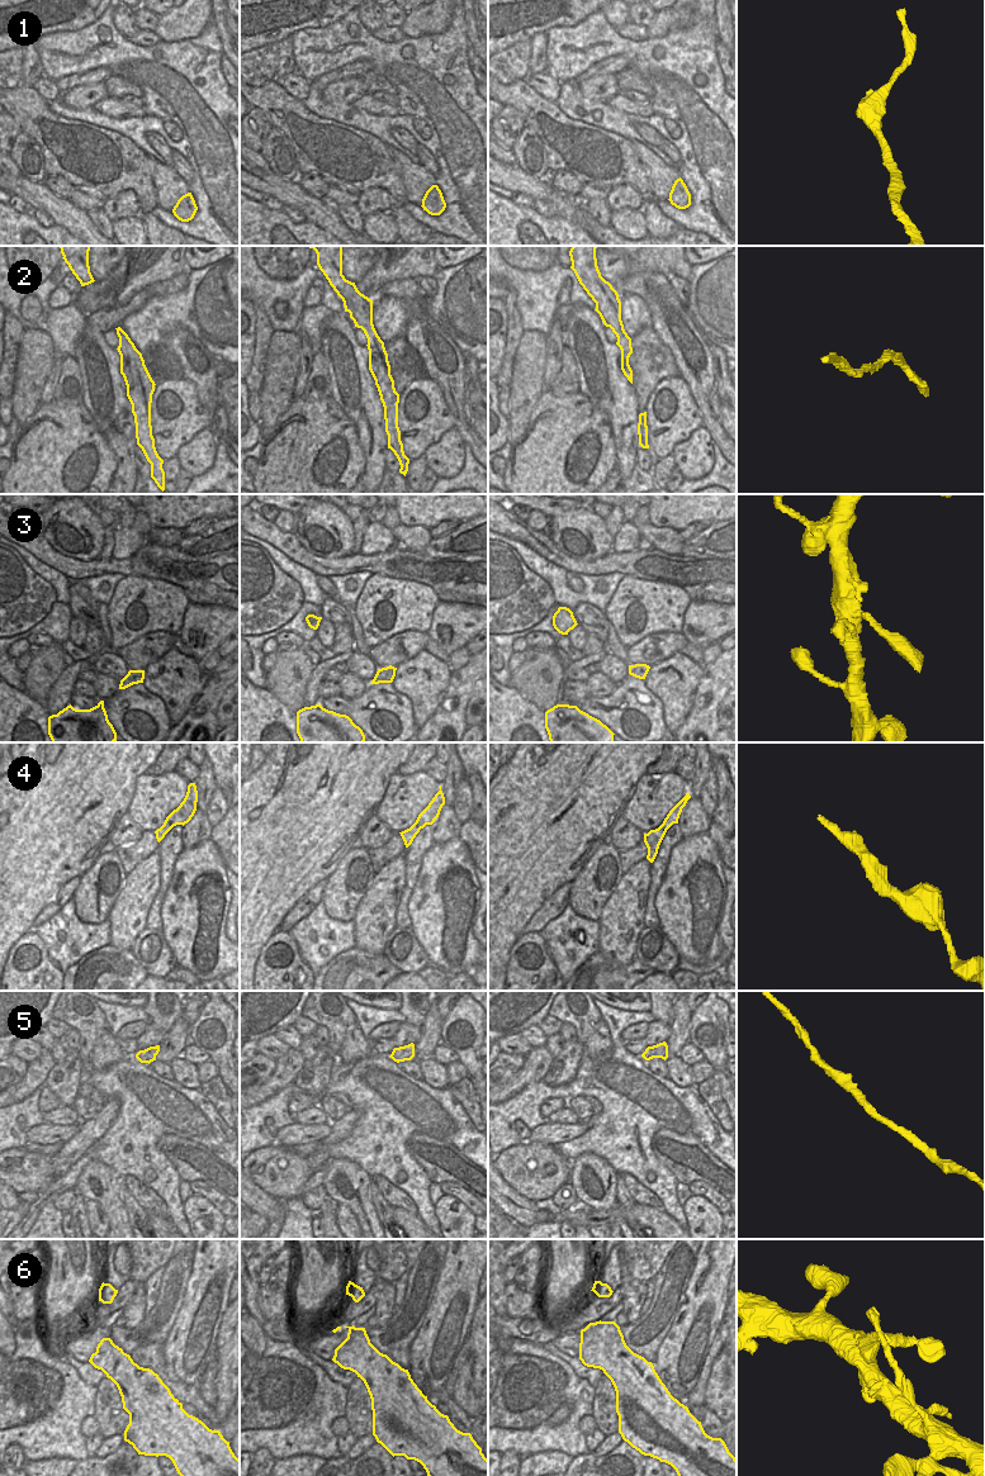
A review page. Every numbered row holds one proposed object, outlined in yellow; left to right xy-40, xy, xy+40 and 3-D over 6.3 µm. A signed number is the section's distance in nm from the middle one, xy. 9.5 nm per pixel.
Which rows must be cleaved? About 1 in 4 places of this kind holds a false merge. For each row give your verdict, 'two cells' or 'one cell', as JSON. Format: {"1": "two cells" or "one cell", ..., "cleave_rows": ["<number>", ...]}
{"1": "one cell", "2": "one cell", "3": "one cell", "4": "one cell", "5": "one cell", "6": "one cell", "cleave_rows": []}

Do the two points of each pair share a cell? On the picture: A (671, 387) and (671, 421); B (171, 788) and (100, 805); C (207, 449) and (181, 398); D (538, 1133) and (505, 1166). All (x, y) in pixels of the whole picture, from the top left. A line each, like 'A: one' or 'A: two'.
A: one
B: two
C: two
D: two

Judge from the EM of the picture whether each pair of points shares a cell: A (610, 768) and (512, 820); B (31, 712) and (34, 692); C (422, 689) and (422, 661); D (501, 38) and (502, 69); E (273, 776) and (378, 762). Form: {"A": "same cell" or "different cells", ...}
{"A": "same cell", "B": "different cells", "C": "same cell", "D": "different cells", "E": "same cell"}

